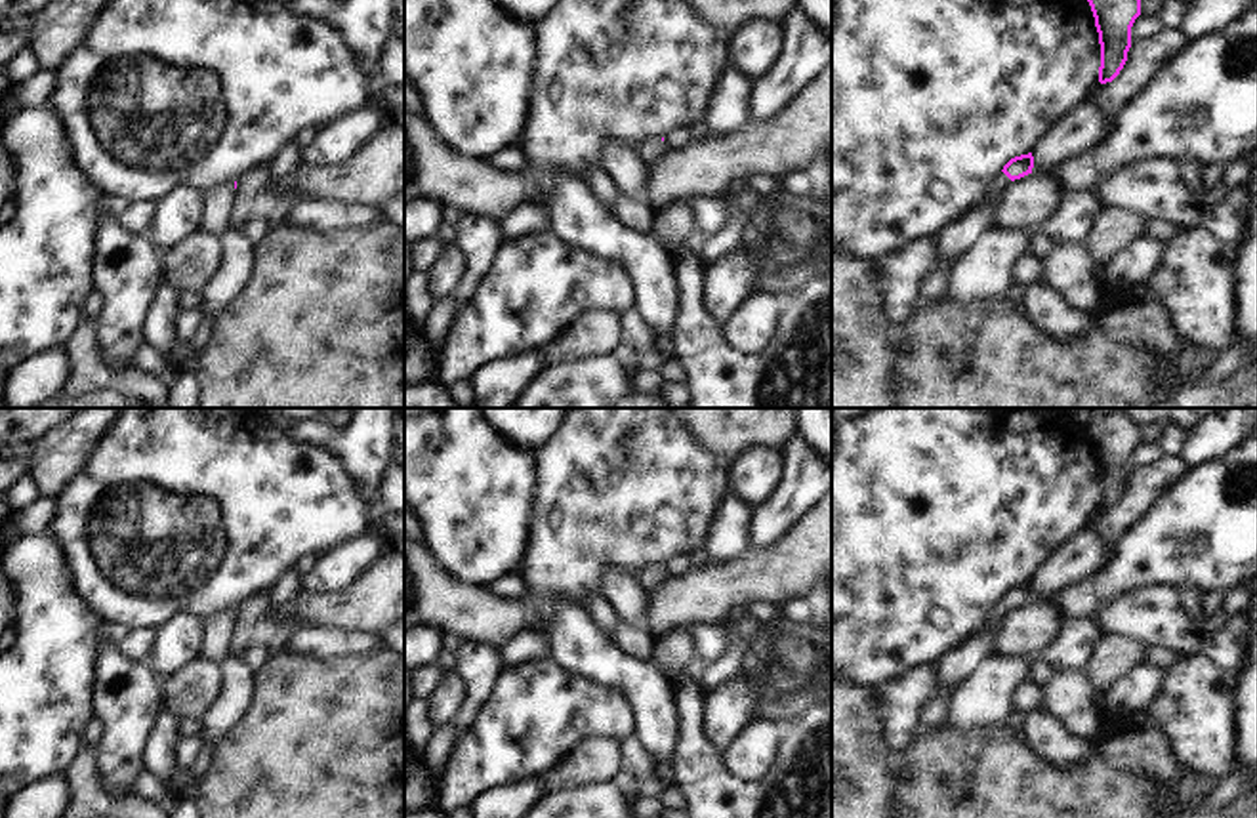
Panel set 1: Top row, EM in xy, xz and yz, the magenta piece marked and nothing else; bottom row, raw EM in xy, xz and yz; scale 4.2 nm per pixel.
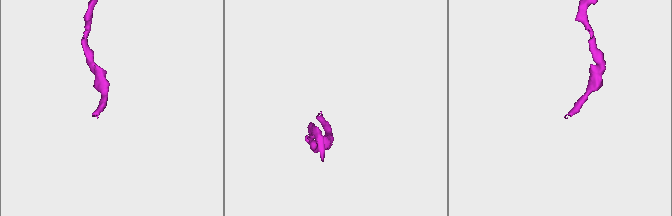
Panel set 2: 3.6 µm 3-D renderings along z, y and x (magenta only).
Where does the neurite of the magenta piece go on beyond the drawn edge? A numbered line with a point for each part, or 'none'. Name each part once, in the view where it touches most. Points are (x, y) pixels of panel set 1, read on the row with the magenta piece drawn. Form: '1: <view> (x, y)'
1: yz (998, 184)

